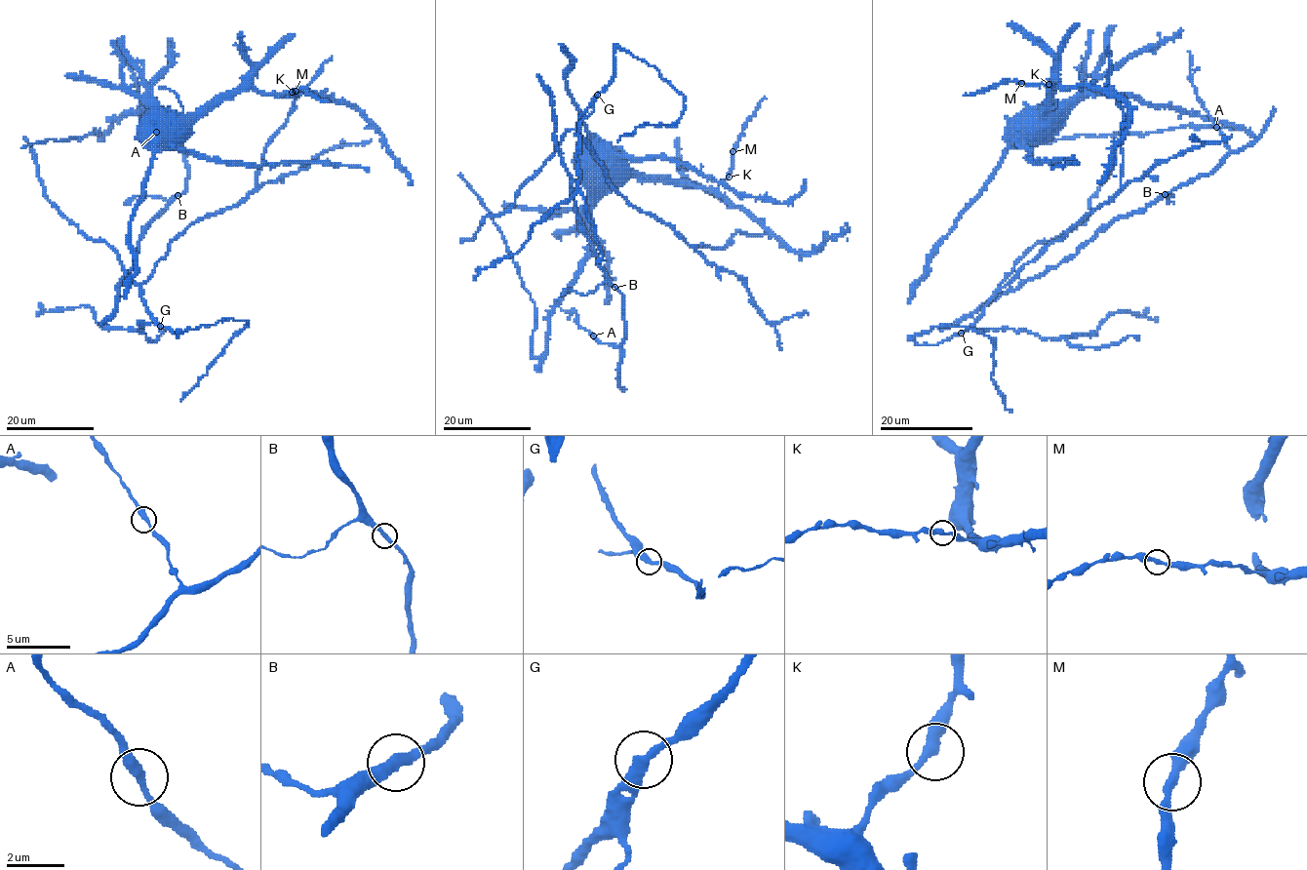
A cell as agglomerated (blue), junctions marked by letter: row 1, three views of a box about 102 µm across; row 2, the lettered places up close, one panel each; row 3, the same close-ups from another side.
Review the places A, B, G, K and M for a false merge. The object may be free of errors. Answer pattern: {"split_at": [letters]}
{"split_at": []}

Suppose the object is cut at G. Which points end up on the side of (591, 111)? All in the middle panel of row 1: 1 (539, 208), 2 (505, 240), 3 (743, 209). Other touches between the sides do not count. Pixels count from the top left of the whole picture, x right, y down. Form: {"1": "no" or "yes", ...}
{"1": "no", "2": "no", "3": "no"}

